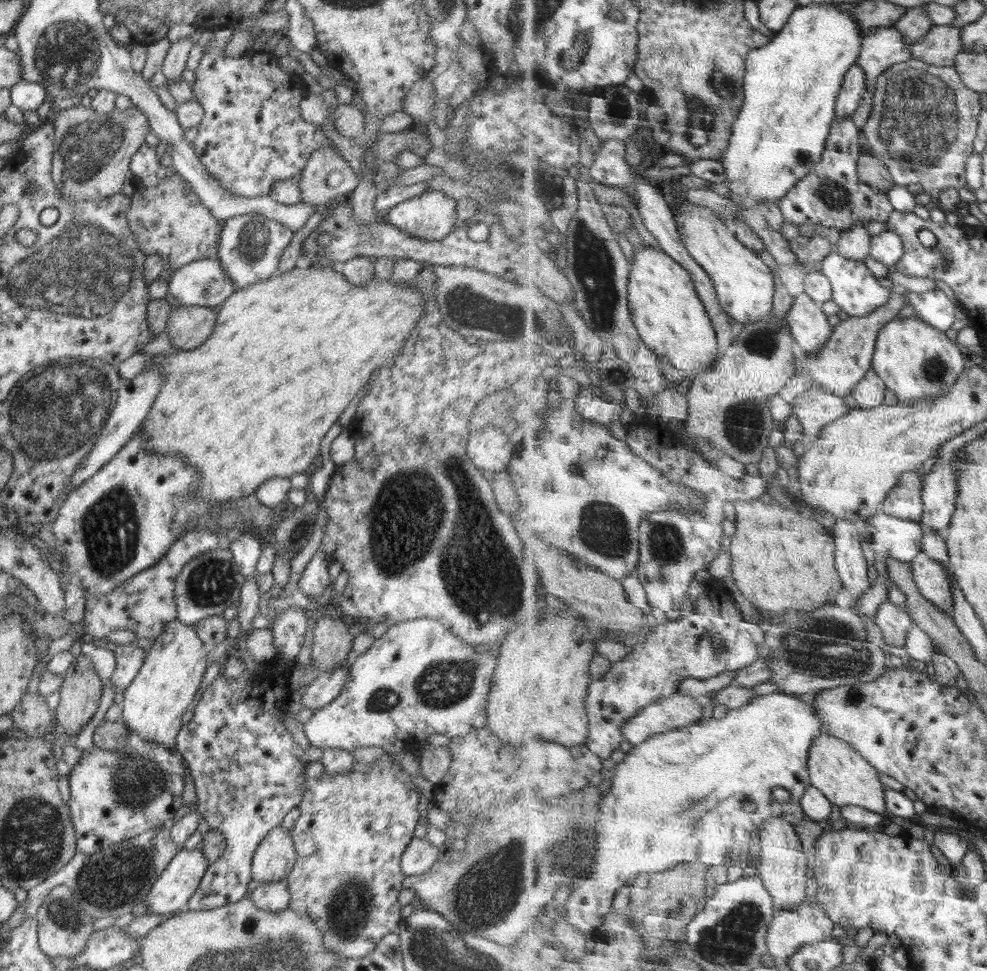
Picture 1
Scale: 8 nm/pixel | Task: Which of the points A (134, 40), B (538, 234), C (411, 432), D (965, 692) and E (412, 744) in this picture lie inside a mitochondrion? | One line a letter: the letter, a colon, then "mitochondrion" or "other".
A: other
B: other
C: other
D: other
E: other

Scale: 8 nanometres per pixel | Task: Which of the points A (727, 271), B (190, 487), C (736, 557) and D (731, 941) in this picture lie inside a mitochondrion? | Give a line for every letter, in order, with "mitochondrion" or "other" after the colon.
A: other
B: other
C: other
D: mitochondrion

